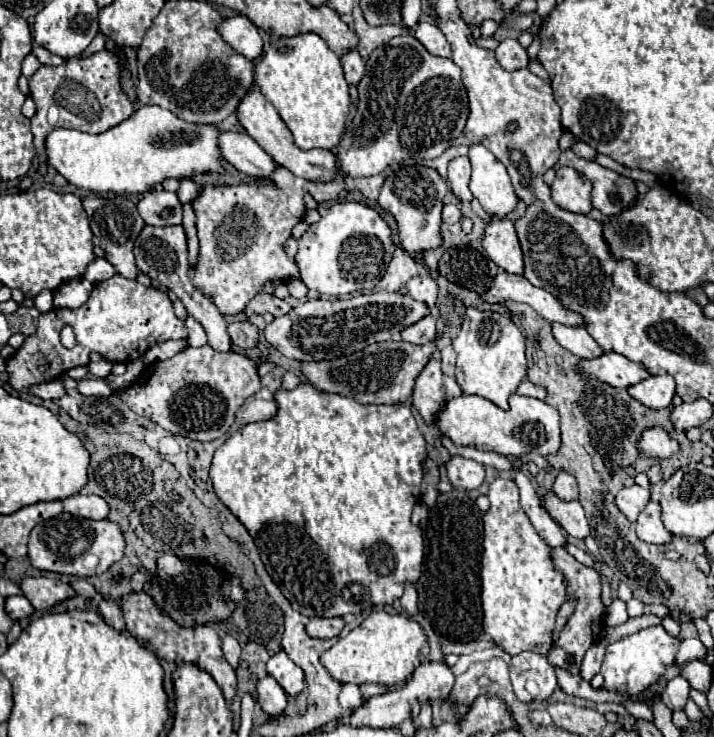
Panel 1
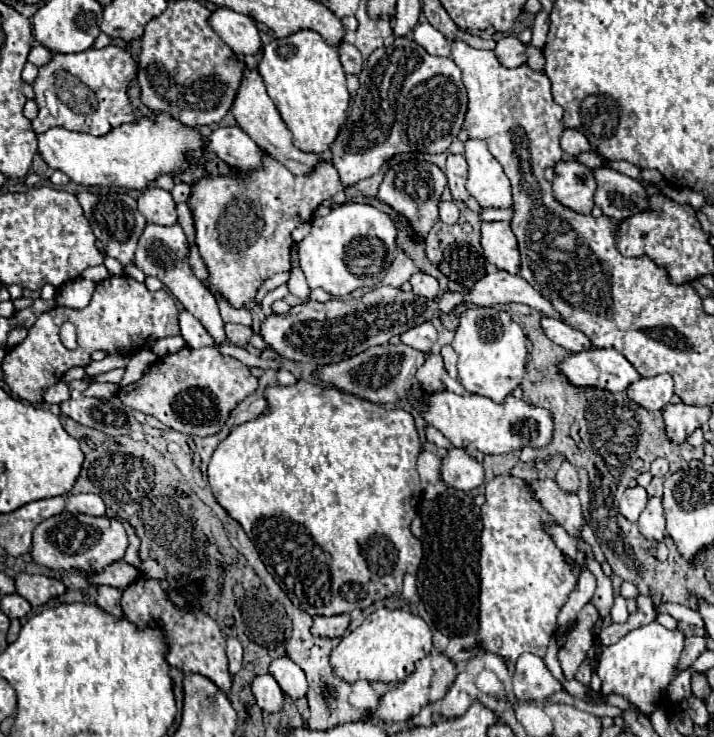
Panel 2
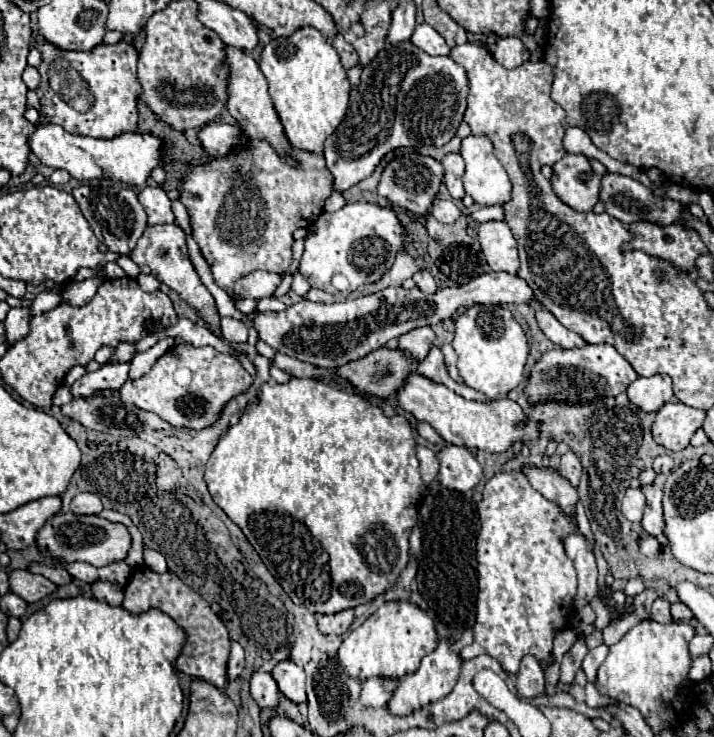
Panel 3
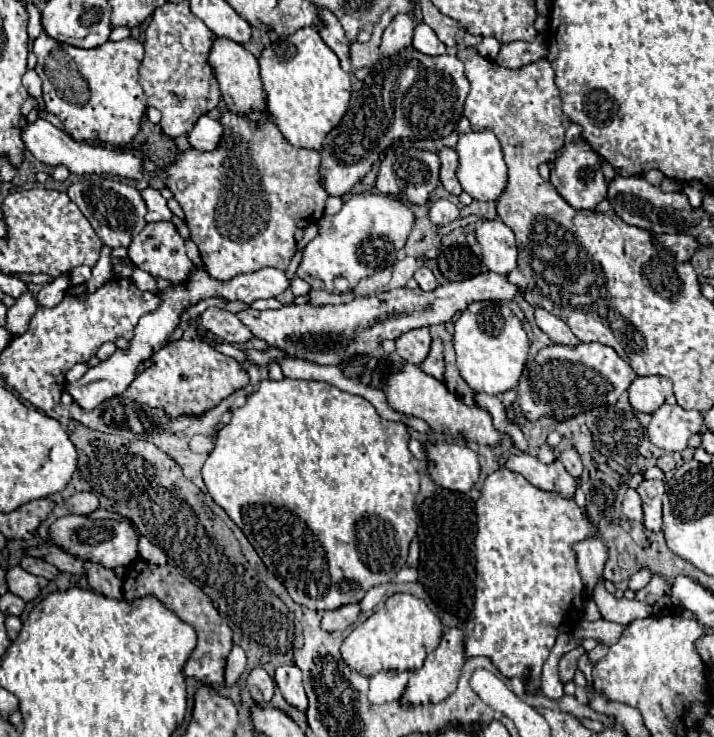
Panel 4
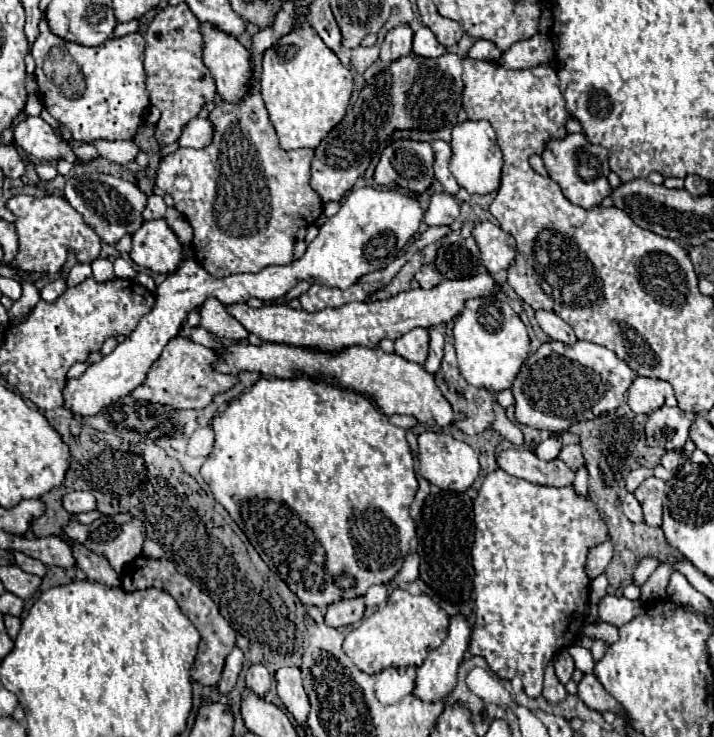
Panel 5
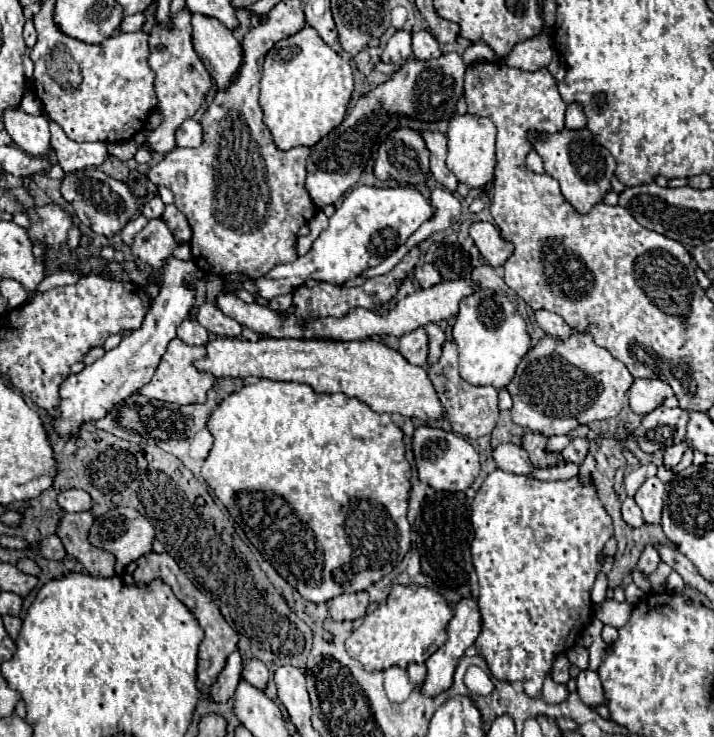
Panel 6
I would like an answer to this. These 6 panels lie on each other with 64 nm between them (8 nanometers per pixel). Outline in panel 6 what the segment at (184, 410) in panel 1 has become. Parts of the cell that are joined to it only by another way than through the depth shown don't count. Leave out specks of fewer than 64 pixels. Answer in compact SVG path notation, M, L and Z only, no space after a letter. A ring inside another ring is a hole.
M174 338L170 342L170 346L166 348L166 354L162 356L160 364L158 364L158 368L154 372L154 378L138 394L144 394L150 400L174 402L174 404L180 404L180 406L206 402L206 394L208 394L208 390L214 388L218 378L214 378L212 374L206 374L206 382L196 382L198 370L194 366L194 362L198 358L204 358L204 356L206 356L206 348L204 346L190 346L190 344L184 344L180 338Z

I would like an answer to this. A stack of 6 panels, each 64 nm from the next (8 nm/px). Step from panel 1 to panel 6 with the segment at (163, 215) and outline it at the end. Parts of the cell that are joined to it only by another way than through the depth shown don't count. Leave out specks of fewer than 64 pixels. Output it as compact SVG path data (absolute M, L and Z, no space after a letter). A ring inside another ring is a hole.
M154 196L148 200L148 204L142 208L142 216L146 216L148 220L150 218L160 218L164 212L164 202L160 200L160 196Z

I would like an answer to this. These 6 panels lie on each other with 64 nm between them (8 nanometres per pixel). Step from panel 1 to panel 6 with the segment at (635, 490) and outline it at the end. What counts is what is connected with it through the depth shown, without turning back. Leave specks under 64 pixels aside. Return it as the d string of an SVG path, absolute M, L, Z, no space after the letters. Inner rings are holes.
M626 498L624 504L622 504L622 516L626 520L626 524L638 528L644 524L644 518L642 518L642 512L638 508L638 504L634 502L634 498Z

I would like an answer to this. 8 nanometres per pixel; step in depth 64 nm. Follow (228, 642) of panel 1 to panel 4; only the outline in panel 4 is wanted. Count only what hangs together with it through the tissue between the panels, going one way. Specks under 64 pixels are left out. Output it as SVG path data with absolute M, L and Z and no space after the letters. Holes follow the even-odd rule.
M234 644L234 646L232 646L232 652L230 652L230 656L228 656L228 664L226 664L226 684L228 684L228 686L234 684L234 682L240 678L240 674L244 672L244 668L246 668L244 650Z

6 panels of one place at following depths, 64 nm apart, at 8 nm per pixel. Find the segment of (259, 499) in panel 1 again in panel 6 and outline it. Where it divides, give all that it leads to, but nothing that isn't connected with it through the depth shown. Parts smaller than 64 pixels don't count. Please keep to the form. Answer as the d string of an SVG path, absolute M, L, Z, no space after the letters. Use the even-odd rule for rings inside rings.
M260 378L254 384L246 384L240 392L234 392L228 398L224 398L220 406L212 412L208 420L208 430L214 436L214 446L202 466L202 476L206 484L214 490L214 496L228 508L230 516L244 530L248 540L258 548L264 560L268 560L274 566L274 570L308 602L324 604L336 598L338 594L354 594L368 590L368 586L382 580L404 560L406 552L410 550L410 524L406 518L406 510L412 484L410 464L406 460L404 448L404 434L392 422L390 414L378 414L370 410L370 406L366 406L364 402L358 402L358 398L346 398L346 394L318 394L308 384L274 382Z

